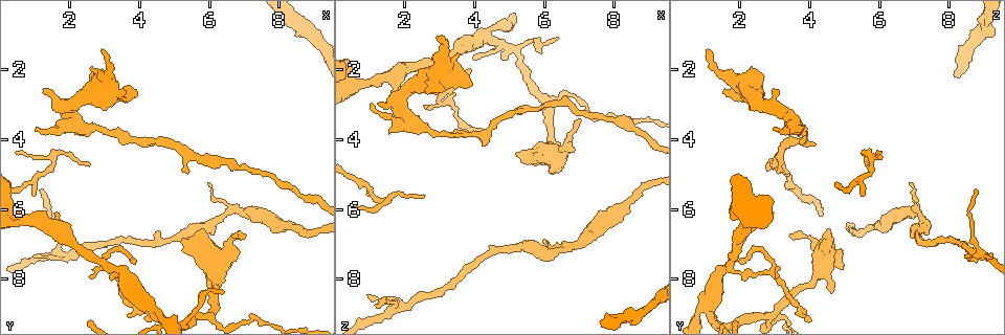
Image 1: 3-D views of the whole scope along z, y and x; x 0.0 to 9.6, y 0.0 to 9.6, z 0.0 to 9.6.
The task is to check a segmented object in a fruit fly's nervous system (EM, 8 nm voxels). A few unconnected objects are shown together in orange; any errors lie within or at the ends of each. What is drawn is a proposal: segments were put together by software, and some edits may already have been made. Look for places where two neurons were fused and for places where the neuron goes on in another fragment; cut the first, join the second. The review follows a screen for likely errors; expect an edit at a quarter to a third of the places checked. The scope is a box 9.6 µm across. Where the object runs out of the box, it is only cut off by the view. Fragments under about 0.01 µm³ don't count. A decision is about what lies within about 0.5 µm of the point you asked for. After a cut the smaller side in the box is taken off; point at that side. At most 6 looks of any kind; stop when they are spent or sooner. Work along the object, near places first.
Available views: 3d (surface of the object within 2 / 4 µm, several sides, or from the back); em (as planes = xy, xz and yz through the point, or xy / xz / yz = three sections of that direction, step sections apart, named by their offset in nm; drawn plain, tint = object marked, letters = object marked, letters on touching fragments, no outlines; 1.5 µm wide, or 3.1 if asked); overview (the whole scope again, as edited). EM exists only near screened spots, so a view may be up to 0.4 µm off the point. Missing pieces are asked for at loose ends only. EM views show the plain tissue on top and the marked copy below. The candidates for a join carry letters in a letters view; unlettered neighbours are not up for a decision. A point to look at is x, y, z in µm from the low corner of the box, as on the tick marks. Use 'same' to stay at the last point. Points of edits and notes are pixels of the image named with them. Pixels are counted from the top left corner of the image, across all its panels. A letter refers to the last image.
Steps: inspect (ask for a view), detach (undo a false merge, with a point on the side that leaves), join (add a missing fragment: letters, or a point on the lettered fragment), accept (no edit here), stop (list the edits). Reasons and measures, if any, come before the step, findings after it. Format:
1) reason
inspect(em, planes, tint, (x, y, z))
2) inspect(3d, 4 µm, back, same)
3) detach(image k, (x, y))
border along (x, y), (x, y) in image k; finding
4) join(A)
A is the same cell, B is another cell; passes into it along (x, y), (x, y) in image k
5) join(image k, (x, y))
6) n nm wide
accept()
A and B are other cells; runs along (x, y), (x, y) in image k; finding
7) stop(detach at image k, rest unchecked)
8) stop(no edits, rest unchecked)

free end
inspect(3d, 2 µm, (1.10, 3.65, 3.05))

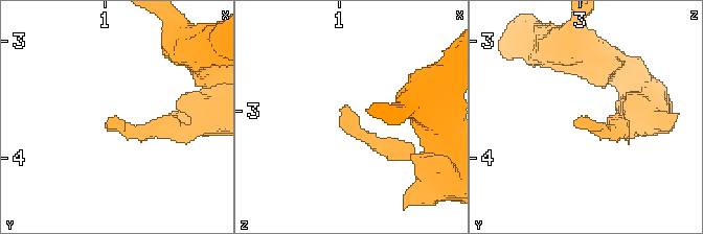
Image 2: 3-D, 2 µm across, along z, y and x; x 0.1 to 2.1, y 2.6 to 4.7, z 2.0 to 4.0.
shape alone is not enough
inspect(em, planes, letters, (1.02, 3.68, 3.00))

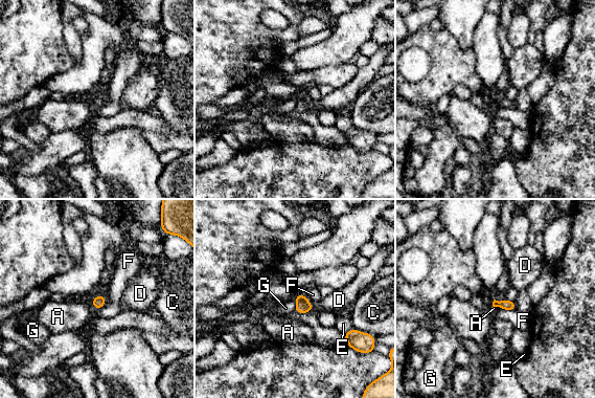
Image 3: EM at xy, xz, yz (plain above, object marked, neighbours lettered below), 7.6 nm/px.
accept()
A, C, D, E, F and G are other cells; border along (295, 299), (295, 308), (293, 310) in image 3; no lettered fragment goes on from it

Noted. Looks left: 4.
two arms in line, one across
inspect(em, planes, tint, (3.30, 7.75, 2.90))

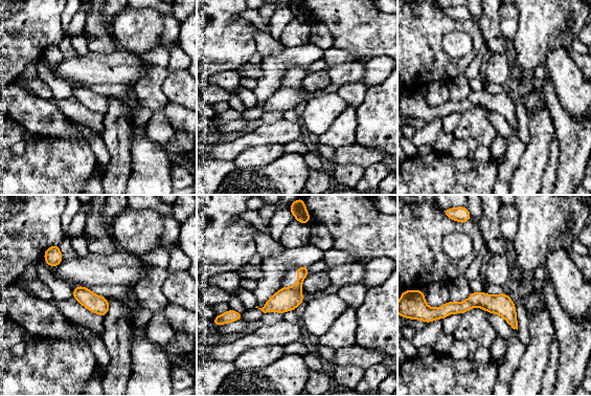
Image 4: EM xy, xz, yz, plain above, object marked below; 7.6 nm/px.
what lies round it
inspect(em, planes, letters, same)

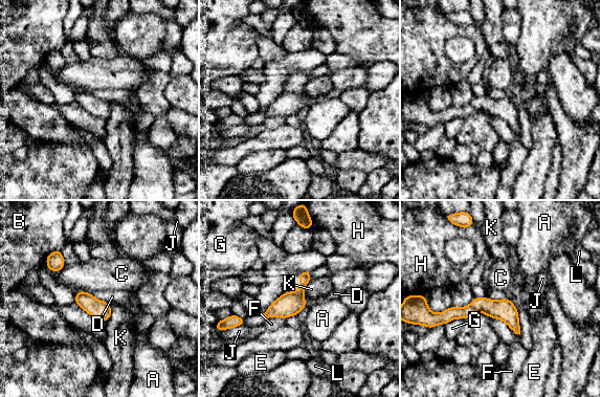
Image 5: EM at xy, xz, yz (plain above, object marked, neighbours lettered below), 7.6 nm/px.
accept()
A, B, C, D, E, F, G, H, J, K and L are other cells; runs along (440, 316), (490, 307), (517, 331) in image 5; all the same neuron

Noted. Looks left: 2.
calibre changes
inspect(em, planes, letters, (6.55, 6.90, 4.10))

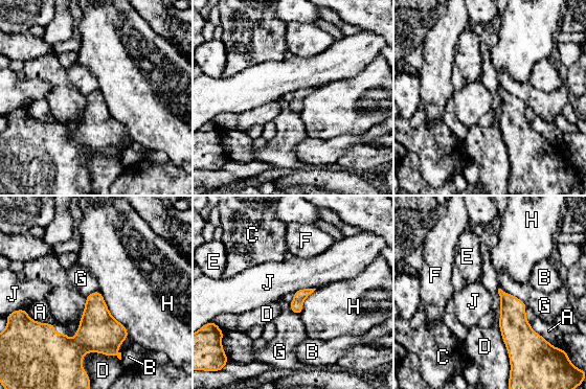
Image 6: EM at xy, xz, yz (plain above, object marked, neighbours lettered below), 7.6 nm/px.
100 nm wide
accept()
A, B, C, D, E, F, G, H and J are other cells; border along (315, 288), (301, 288), (293, 293) in image 6; all the same neuron

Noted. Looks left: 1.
stop(no edits, rest unchecked)

